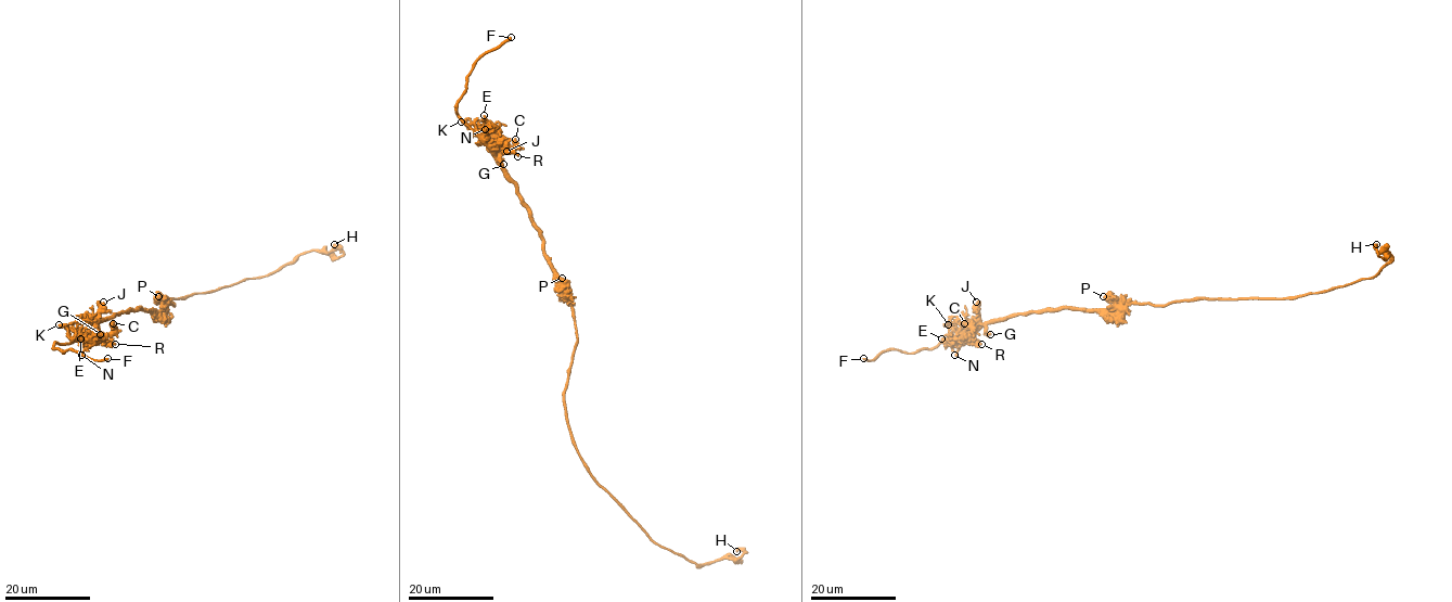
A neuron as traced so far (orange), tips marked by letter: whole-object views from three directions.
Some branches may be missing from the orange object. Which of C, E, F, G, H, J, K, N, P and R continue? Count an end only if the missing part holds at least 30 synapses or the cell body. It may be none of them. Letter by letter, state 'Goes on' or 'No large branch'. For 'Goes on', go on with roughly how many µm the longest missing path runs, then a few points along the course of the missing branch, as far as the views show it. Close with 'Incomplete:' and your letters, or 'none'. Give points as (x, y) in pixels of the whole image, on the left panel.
C: No large branch
E: No large branch
F: Goes on. Missing length about 45 µm. Course of what is missing: (107, 358), (125, 350), (145, 322), (168, 324), (178, 315), (194, 308), (207, 307), (220, 299), (233, 300)
G: No large branch
H: No large branch
J: No large branch
K: No large branch
N: No large branch
P: No large branch
R: No large branch
Incomplete: F

